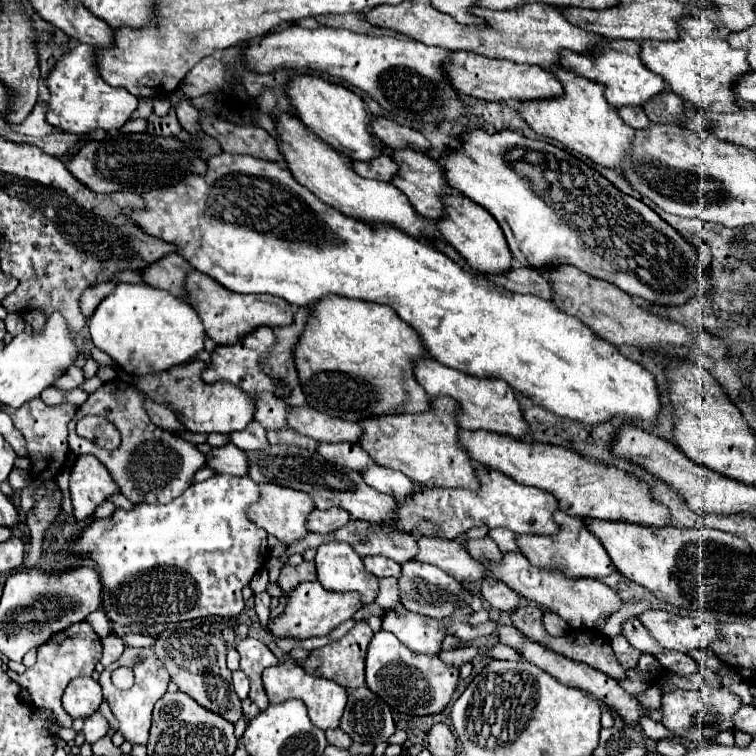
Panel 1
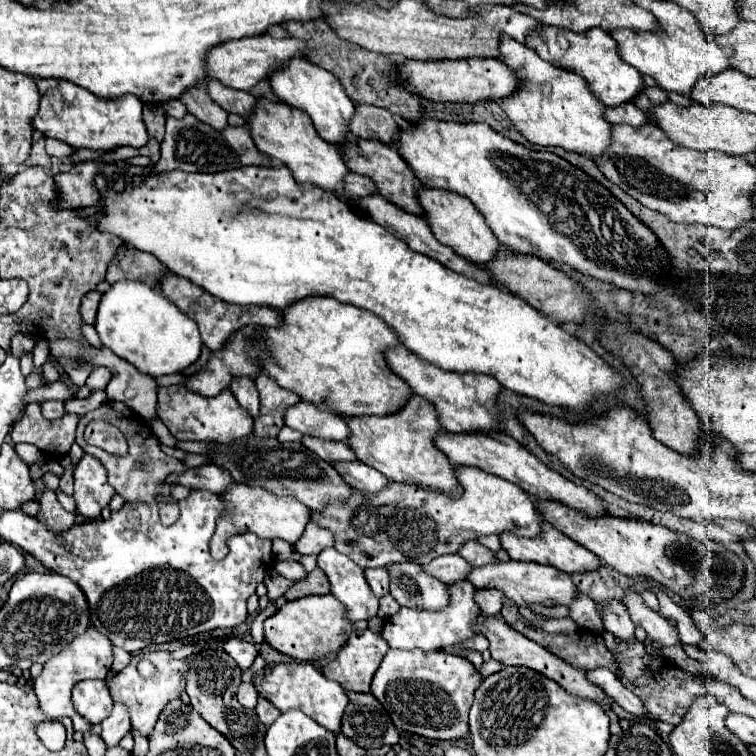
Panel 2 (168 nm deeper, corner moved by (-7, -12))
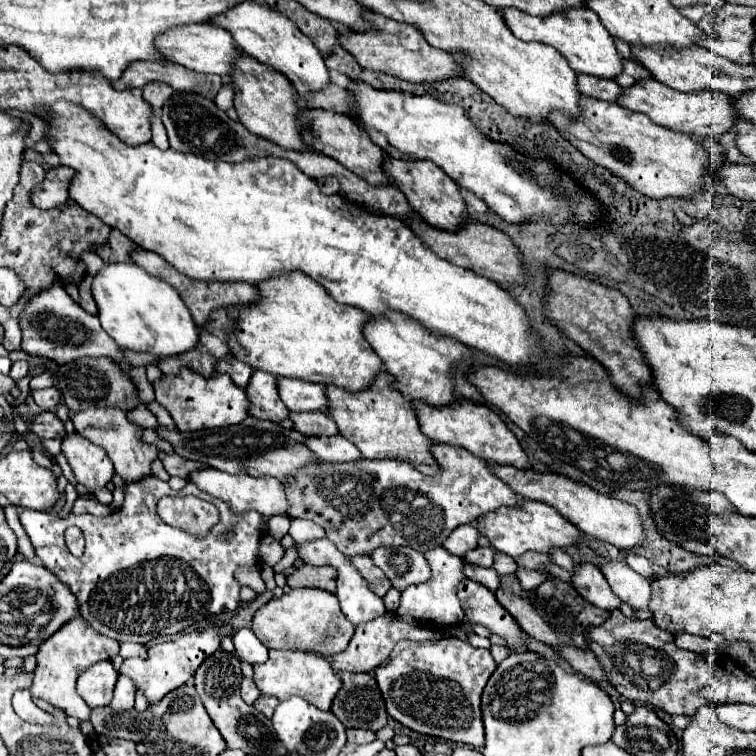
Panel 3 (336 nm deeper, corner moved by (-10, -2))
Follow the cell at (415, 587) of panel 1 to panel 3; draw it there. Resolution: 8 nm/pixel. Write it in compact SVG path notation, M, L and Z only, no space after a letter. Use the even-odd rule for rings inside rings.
M380 548L370 554L374 564L384 570L396 590L422 584L430 578L430 566L422 552L412 548Z

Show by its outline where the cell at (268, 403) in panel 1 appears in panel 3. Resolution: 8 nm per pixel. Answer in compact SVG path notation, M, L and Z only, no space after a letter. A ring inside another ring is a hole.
M226 356L222 360L216 362L216 372L224 372L232 378L232 382L238 386L238 388L246 388L246 384L250 382L250 376L252 376L252 368L246 364L246 362L240 362L236 360L234 356Z

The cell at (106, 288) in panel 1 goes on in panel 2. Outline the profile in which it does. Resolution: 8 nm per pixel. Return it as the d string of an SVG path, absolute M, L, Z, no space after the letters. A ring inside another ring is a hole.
M91 290L91 292L85 294L85 298L81 300L81 318L83 318L83 322L95 324L99 300L101 300L101 294L97 290Z

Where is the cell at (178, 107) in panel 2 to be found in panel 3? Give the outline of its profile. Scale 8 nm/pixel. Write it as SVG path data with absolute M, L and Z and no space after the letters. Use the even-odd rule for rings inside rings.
M150 82L142 90L144 90L144 100L150 102L150 106L154 108L154 112L160 112L162 106L164 106L164 102L174 94L174 90L168 88L162 82Z

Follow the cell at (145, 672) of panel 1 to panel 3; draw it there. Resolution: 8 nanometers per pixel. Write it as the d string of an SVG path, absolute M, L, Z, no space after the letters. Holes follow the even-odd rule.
M210 626L202 632L190 632L190 634L174 636L166 642L150 646L146 658L124 660L124 664L120 668L120 674L132 678L134 686L148 698L148 702L160 702L160 698L164 698L164 694L182 686L198 670L198 666L204 662L206 656L214 654L220 648L220 636L224 636L224 634L232 636L234 632L236 630L232 626L220 626L220 628Z

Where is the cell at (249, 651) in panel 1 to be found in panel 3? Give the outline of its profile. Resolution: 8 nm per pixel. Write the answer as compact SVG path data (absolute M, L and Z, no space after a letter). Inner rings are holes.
M260 696L256 702L254 702L254 706L256 706L256 710L260 710L266 718L272 718L272 714L274 714L274 708L280 704L280 700L276 700L274 696Z

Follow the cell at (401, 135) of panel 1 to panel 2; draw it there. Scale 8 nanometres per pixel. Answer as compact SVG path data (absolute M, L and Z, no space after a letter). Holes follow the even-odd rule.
M355 104L355 114L351 116L349 130L359 138L373 138L393 146L393 138L399 126L391 112L371 104Z

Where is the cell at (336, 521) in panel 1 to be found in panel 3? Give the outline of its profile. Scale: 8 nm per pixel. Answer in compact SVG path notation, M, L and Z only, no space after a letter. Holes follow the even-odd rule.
M298 518L298 520L292 520L292 524L290 524L290 536L294 538L296 544L304 544L304 542L310 542L316 538L324 538L326 532L316 522Z

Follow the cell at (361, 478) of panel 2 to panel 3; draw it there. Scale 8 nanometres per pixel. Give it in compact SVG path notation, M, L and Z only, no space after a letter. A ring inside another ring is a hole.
M336 436L336 438L306 438L306 446L322 462L358 462L358 460L362 460L360 450L342 436Z

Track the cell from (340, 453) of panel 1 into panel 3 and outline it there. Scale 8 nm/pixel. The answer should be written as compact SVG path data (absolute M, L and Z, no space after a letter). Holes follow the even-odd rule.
M290 412L290 418L294 420L294 428L302 432L304 436L338 436L338 426L332 422L332 418L324 412Z

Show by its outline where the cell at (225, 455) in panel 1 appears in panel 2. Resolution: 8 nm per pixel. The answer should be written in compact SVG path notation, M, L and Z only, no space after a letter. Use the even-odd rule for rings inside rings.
M199 466L199 468L187 468L183 474L171 474L169 484L181 484L181 486L189 486L189 488L199 488L199 490L209 490L215 494L225 492L225 488L229 484L233 484L233 480L229 480L229 476L225 476L225 472L221 472L221 468L217 466Z

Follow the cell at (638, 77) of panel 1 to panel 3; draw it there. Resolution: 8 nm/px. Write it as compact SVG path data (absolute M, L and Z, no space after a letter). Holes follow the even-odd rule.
M504 8L502 10L504 22L512 30L512 34L524 42L542 42L552 48L556 48L576 70L576 74L588 74L604 80L614 80L622 74L622 56L618 54L618 48L608 34L608 30L602 26L596 12L590 8L578 8L578 10L564 10L564 14L552 14L552 16L530 16L516 8Z

